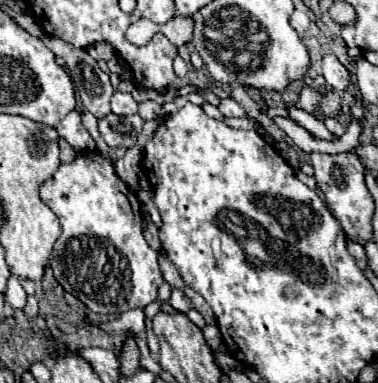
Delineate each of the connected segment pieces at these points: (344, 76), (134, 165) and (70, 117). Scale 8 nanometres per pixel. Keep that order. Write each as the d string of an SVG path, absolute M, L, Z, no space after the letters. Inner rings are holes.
M325 55L323 57L323 77L333 89L347 89L349 87L349 71L341 65L341 61L335 55Z
M137 143L137 145L129 147L125 151L125 155L115 163L115 171L117 171L119 179L125 181L129 185L129 189L133 189L133 191L139 189L137 173L141 169L141 161L143 161L143 147Z
M79 111L67 113L57 123L55 129L57 129L59 137L63 137L71 147L75 147L75 151L79 151L79 153L91 153L91 151L95 151L95 141L91 139L89 131L83 127Z

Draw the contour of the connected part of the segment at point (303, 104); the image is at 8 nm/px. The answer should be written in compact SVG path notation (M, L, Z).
M305 85L305 87L299 91L299 95L297 95L295 107L297 107L297 109L303 109L303 111L307 111L307 113L313 113L315 117L319 117L319 103L321 103L319 91L313 89L313 87L309 87L309 85Z

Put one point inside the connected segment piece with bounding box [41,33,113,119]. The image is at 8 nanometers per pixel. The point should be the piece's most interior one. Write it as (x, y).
(92, 83)

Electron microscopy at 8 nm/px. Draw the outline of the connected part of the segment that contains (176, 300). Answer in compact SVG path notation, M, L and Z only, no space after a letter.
M173 289L171 291L171 297L169 297L169 301L167 301L173 309L177 309L179 313L187 313L193 305L191 305L191 301L189 301L189 297L185 297L185 293L183 291L179 291L179 289Z

